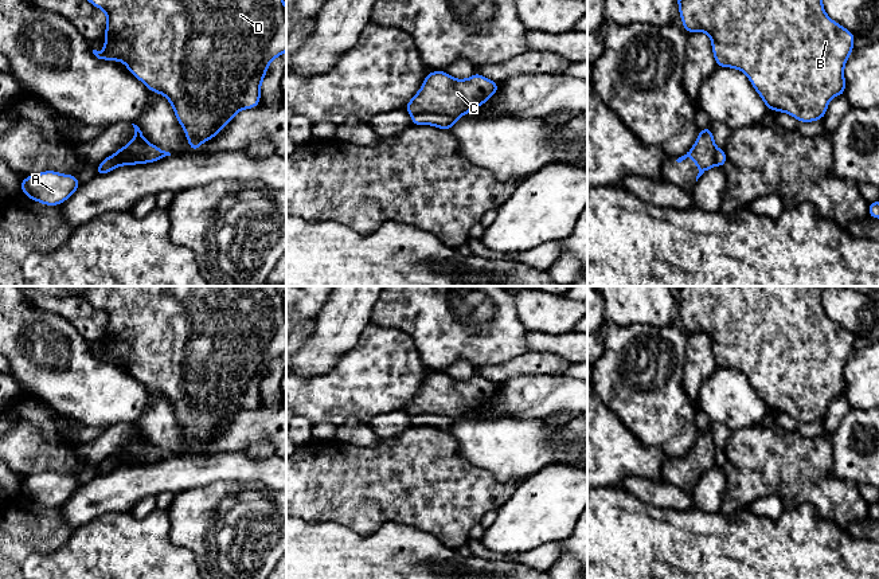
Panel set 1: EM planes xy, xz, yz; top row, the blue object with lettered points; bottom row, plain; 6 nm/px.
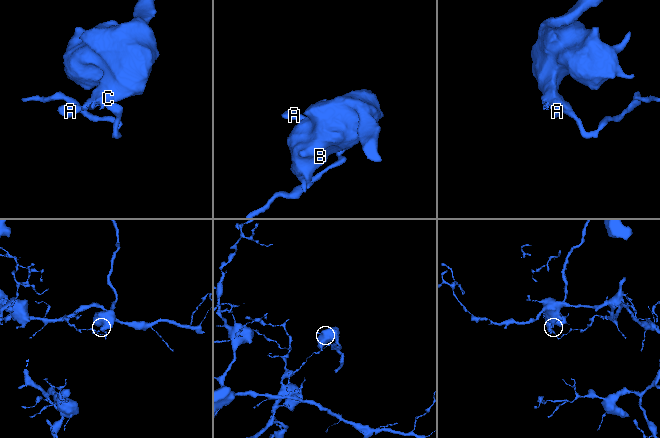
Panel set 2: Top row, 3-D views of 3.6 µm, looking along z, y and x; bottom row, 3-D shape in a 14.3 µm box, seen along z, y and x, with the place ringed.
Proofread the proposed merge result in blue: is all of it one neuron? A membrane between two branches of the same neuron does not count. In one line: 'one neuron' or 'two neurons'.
two neurons

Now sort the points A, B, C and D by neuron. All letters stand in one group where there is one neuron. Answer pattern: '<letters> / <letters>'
A / B C D

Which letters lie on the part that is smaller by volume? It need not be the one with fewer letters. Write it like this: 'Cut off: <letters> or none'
Cut off: B, C, D

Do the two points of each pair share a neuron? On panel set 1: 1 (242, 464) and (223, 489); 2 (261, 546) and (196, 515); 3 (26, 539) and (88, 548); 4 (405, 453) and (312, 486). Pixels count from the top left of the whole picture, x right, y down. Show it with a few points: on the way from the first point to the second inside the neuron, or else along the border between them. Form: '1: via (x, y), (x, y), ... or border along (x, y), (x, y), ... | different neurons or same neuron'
1: border along (261, 482), (254, 480), (217, 480), (199, 488) | different neurons
2: via (238, 558), (210, 558), (196, 544), (196, 538) | same neuron
3: border along (74, 531), (53, 551), (32, 554) | different neurons
4: via (382, 476), (374, 484), (335, 484) | same neuron

